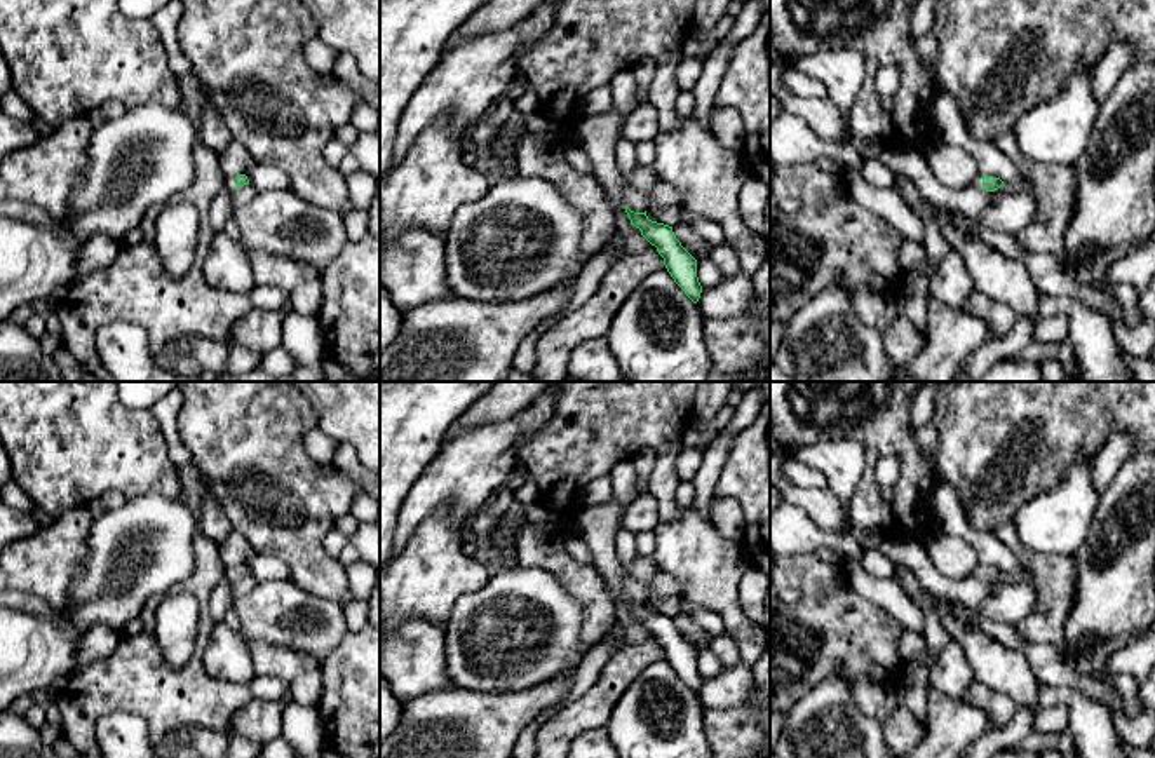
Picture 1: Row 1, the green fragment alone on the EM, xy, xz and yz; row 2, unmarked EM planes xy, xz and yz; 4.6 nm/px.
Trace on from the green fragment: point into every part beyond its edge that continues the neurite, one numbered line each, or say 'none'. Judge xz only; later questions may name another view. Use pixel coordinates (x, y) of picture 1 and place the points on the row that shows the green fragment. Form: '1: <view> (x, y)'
1: xz (596, 135)

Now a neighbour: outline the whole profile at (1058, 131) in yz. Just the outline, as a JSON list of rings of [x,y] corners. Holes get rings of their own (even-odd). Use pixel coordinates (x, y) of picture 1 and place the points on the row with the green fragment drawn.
[[[1094,70],[1071,73],[1056,98],[1024,112],[1014,125],[1017,146],[1024,157],[1042,164],[1073,166],[1085,152],[1101,105],[1094,96]]]

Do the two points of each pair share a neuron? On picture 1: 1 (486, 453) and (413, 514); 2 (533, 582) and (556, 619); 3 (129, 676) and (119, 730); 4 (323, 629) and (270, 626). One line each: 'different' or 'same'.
1: same
2: same
3: different
4: same

